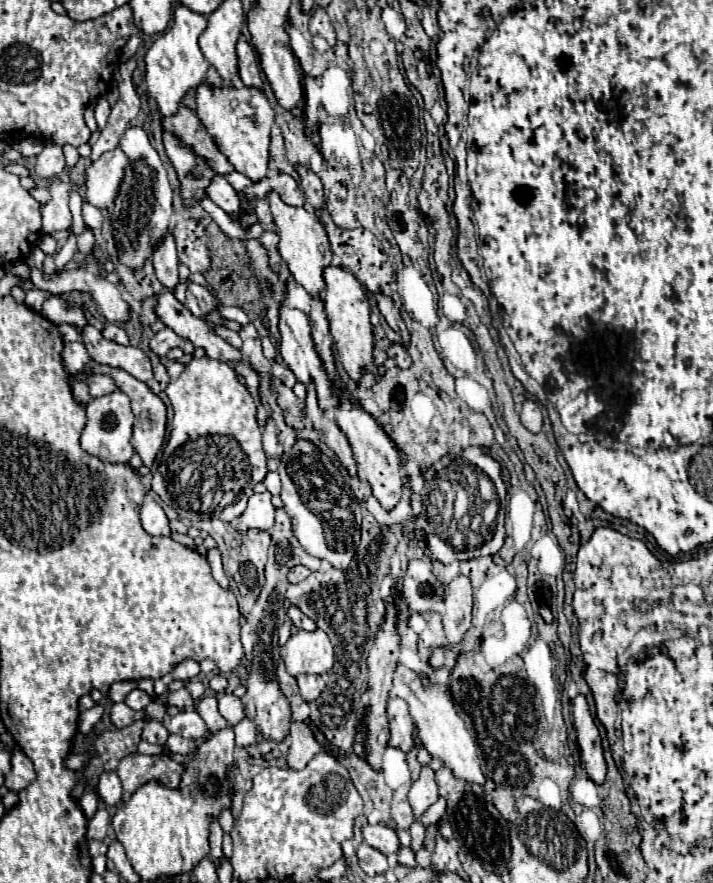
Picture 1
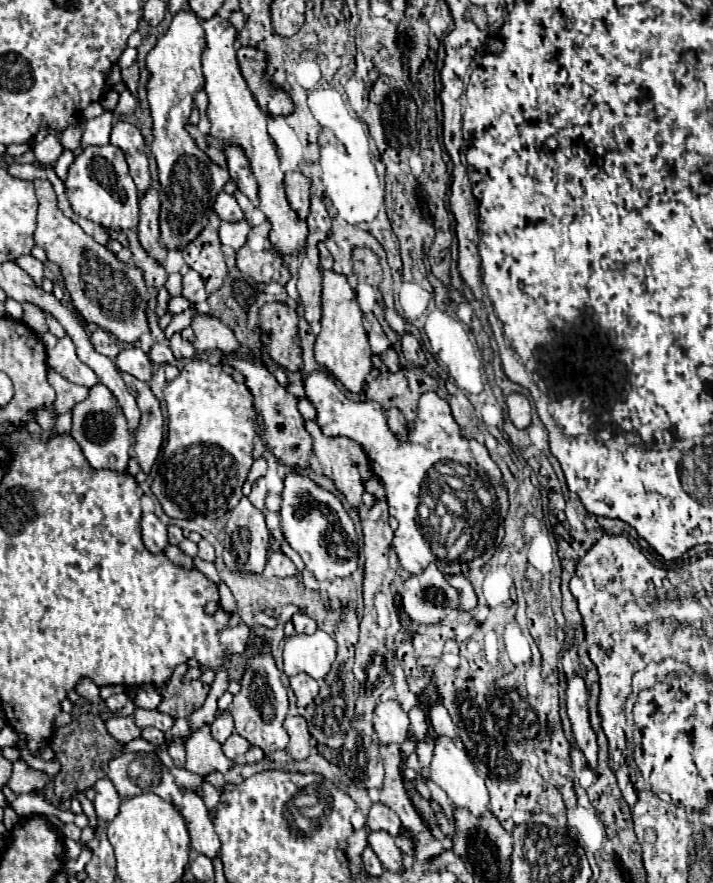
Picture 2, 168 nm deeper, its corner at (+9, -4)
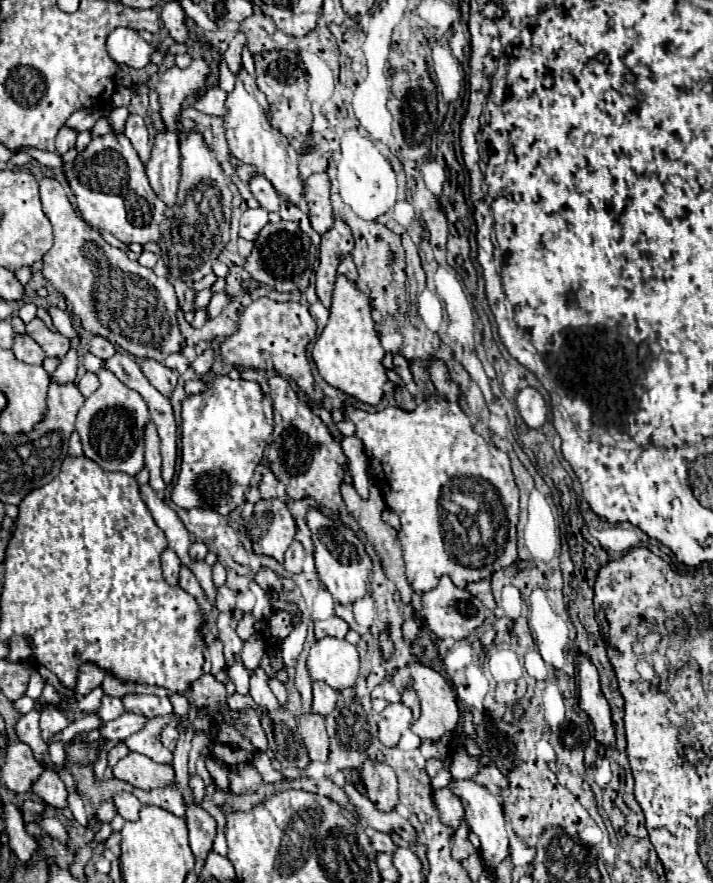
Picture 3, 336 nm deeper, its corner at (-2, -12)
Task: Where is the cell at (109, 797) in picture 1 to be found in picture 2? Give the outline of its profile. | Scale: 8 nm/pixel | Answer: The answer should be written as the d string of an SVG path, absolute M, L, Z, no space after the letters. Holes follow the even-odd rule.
M109 778L97 780L95 792L97 792L97 796L93 800L93 806L95 806L97 816L105 822L113 820L119 812L119 804L121 804L121 796L117 796L117 790L113 788L113 782Z

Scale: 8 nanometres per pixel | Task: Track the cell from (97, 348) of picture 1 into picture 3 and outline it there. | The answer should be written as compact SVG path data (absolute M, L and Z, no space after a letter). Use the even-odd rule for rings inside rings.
M144 360L140 364L142 372L146 374L146 378L150 380L150 384L164 396L170 396L172 390L174 390L174 384L172 384L172 370L166 368L164 364L156 362L156 360Z

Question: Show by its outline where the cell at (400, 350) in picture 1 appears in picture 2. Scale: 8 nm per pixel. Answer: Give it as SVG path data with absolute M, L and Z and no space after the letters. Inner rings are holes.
M387 348L387 350L381 354L381 360L383 360L383 364L385 364L391 372L397 372L397 370L399 370L399 356L397 356L397 352L395 352L393 348Z

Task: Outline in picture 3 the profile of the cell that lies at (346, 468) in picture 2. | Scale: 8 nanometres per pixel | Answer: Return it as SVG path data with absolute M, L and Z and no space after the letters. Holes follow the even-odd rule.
M344 484L344 488L342 488L342 498L344 498L344 502L346 502L348 512L350 512L350 514L354 516L354 520L360 524L360 528L364 530L368 542L374 546L376 554L380 556L380 560L382 560L382 568L384 568L384 574L388 576L388 580L394 582L394 586L396 586L396 590L398 590L402 602L404 602L404 604L410 604L410 602L412 602L412 588L410 588L410 584L408 584L408 580L406 580L406 574L404 574L404 560L402 560L400 544L398 544L398 540L396 540L396 530L394 530L392 526L384 524L382 518L380 518L382 510L386 508L384 498L380 496L380 490L378 490L374 484L370 484L370 492L372 492L370 500L360 500L358 492L356 492L354 488L348 488L348 484Z

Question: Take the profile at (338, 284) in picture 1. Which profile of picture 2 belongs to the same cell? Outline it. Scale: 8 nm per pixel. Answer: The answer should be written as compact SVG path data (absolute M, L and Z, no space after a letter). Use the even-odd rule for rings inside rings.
M323 270L323 318L321 334L315 342L315 360L325 366L349 392L361 392L365 376L371 372L371 348L367 342L367 332L363 330L363 312L359 308L357 296L343 274L333 270Z

